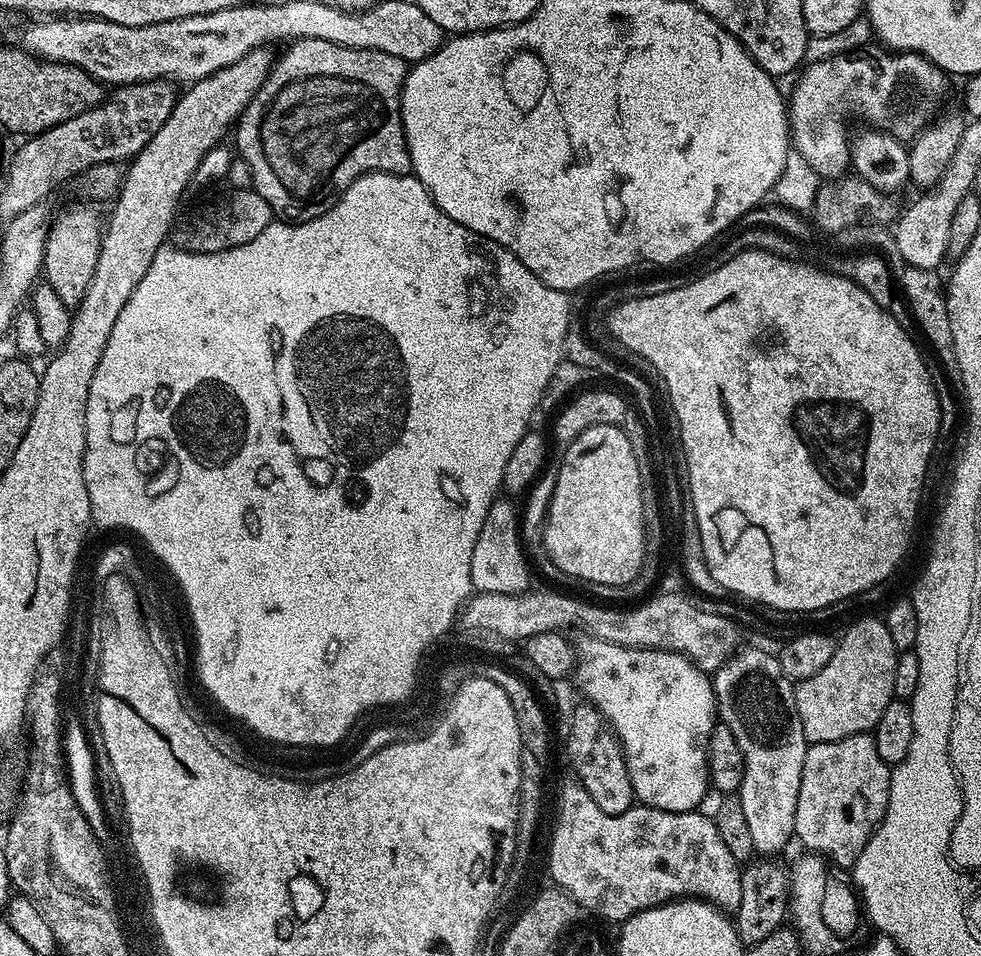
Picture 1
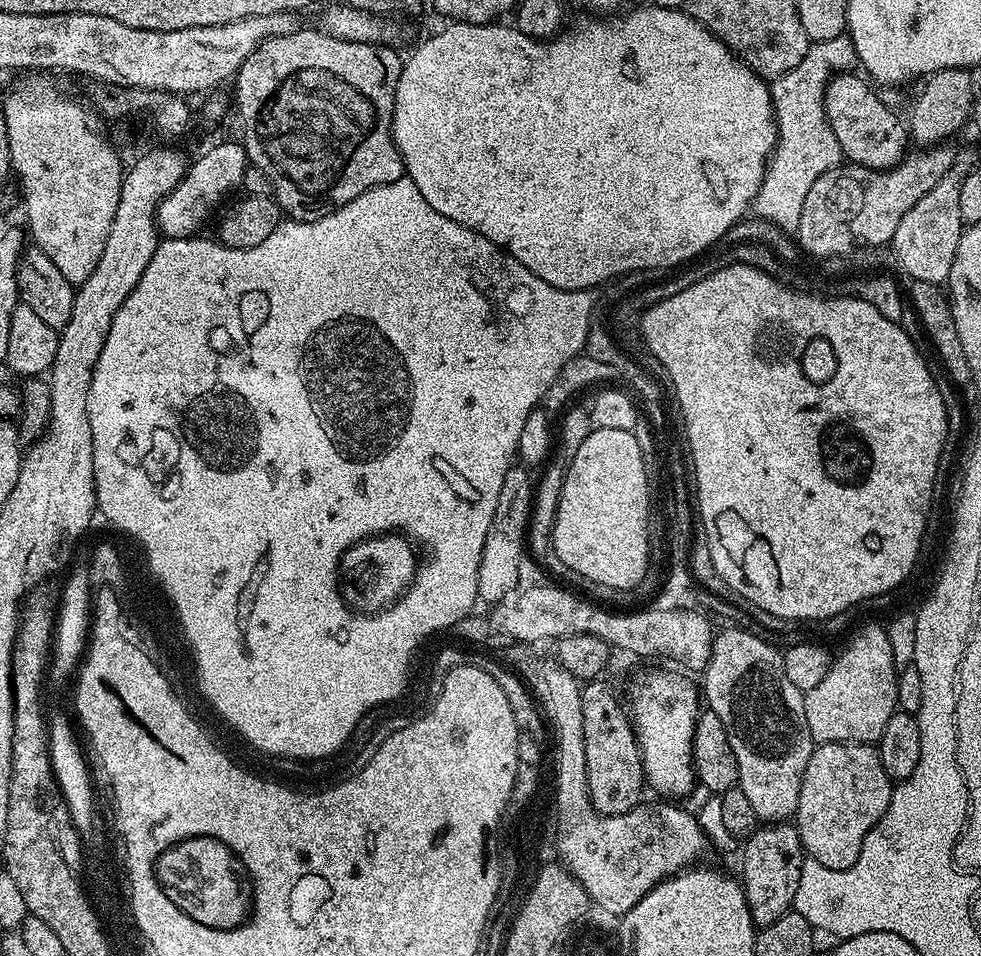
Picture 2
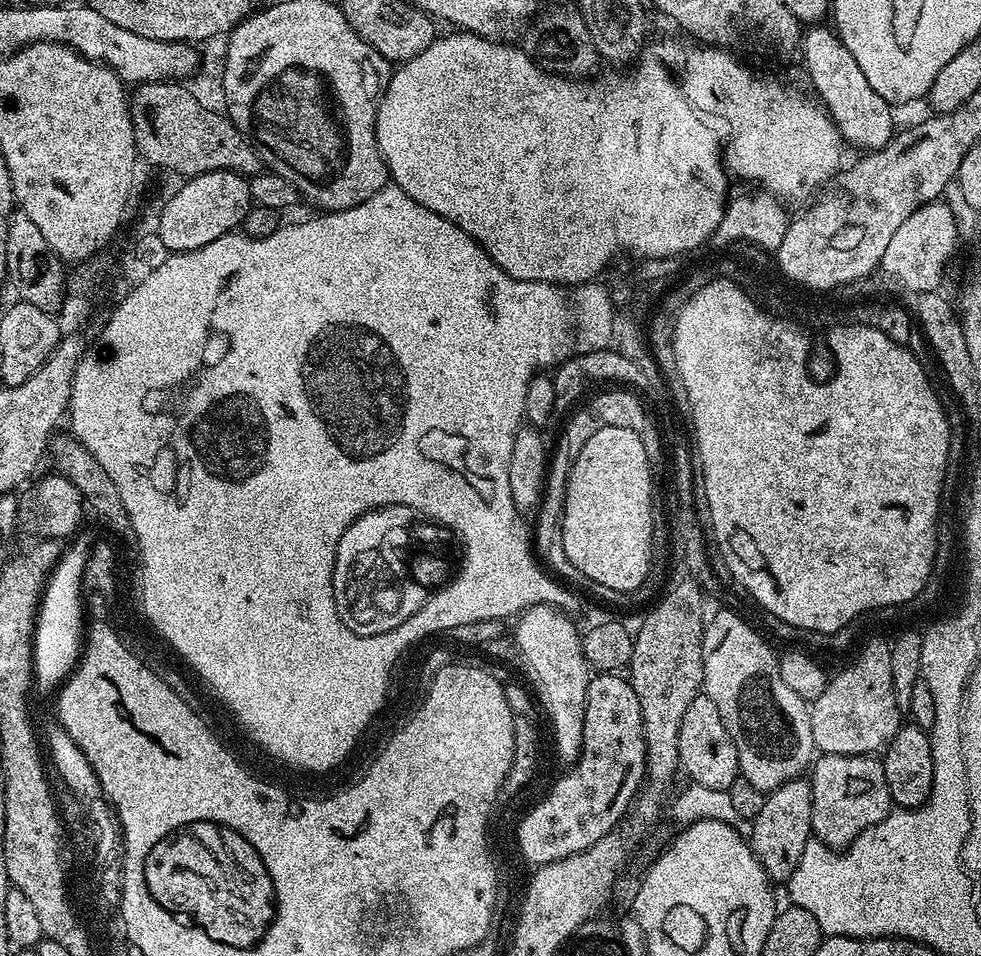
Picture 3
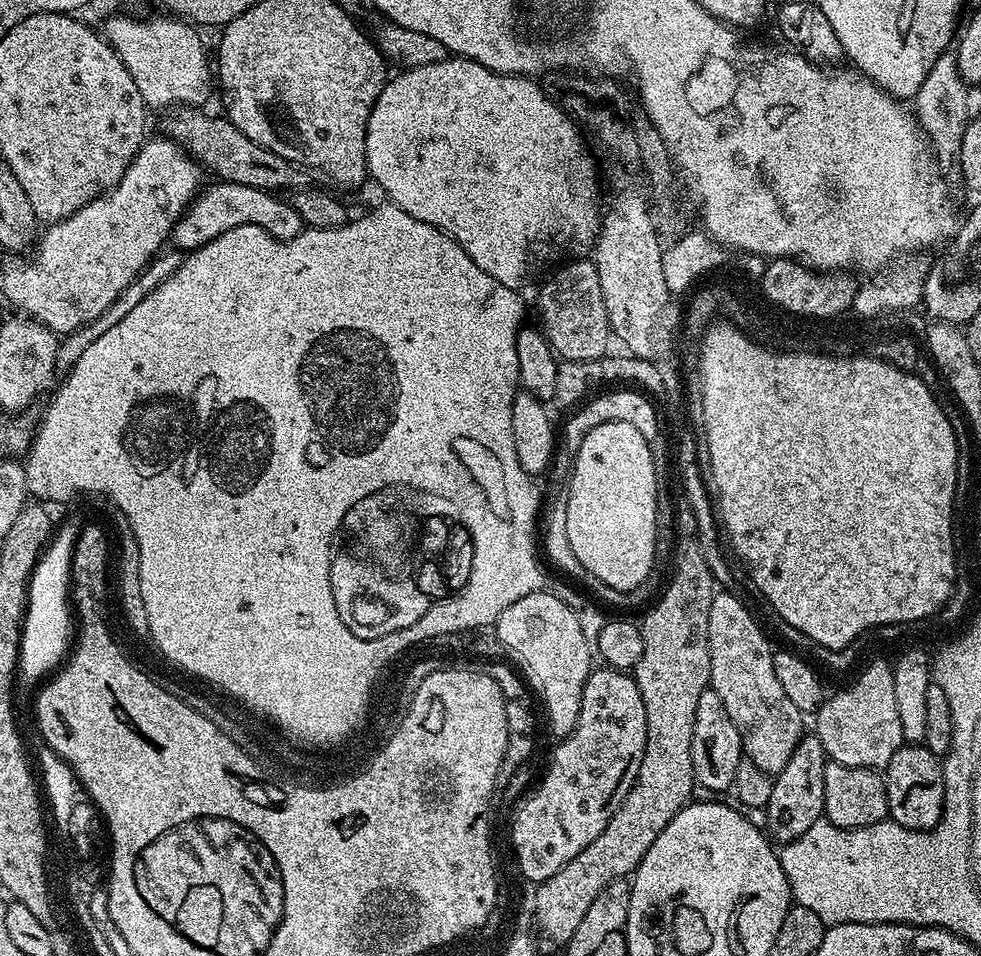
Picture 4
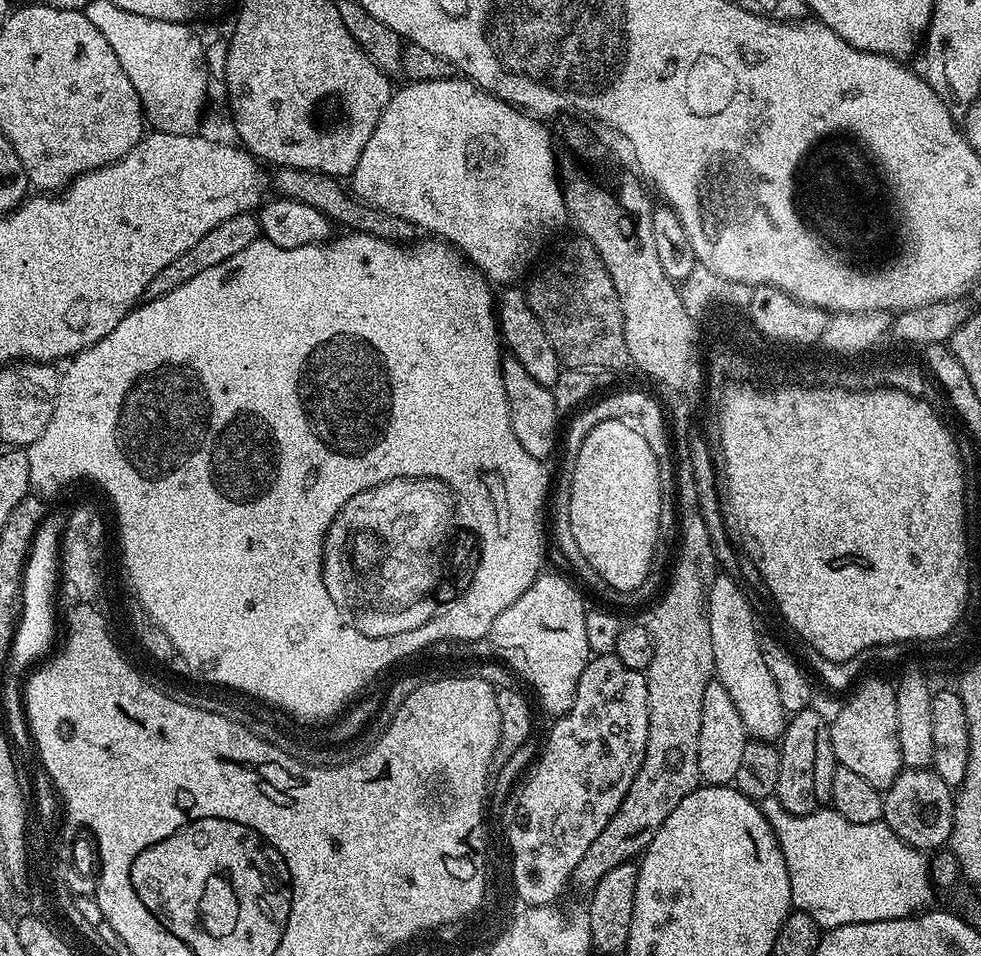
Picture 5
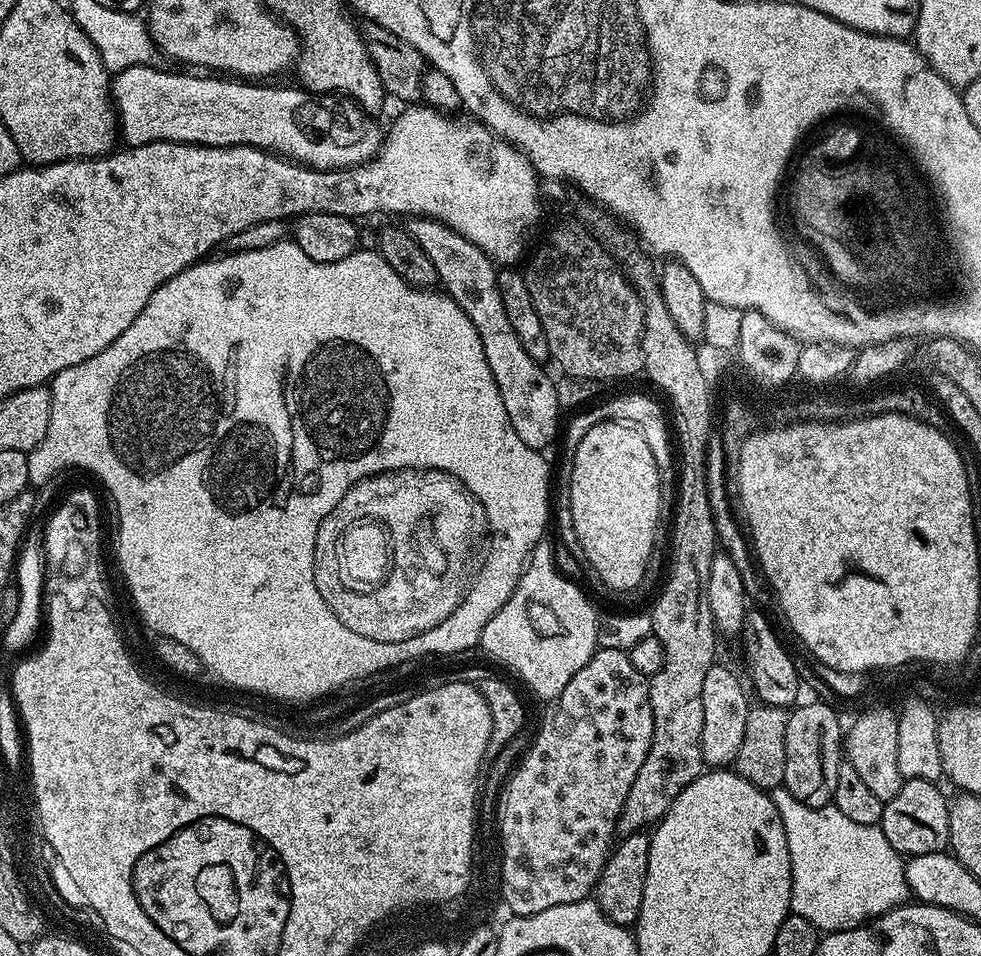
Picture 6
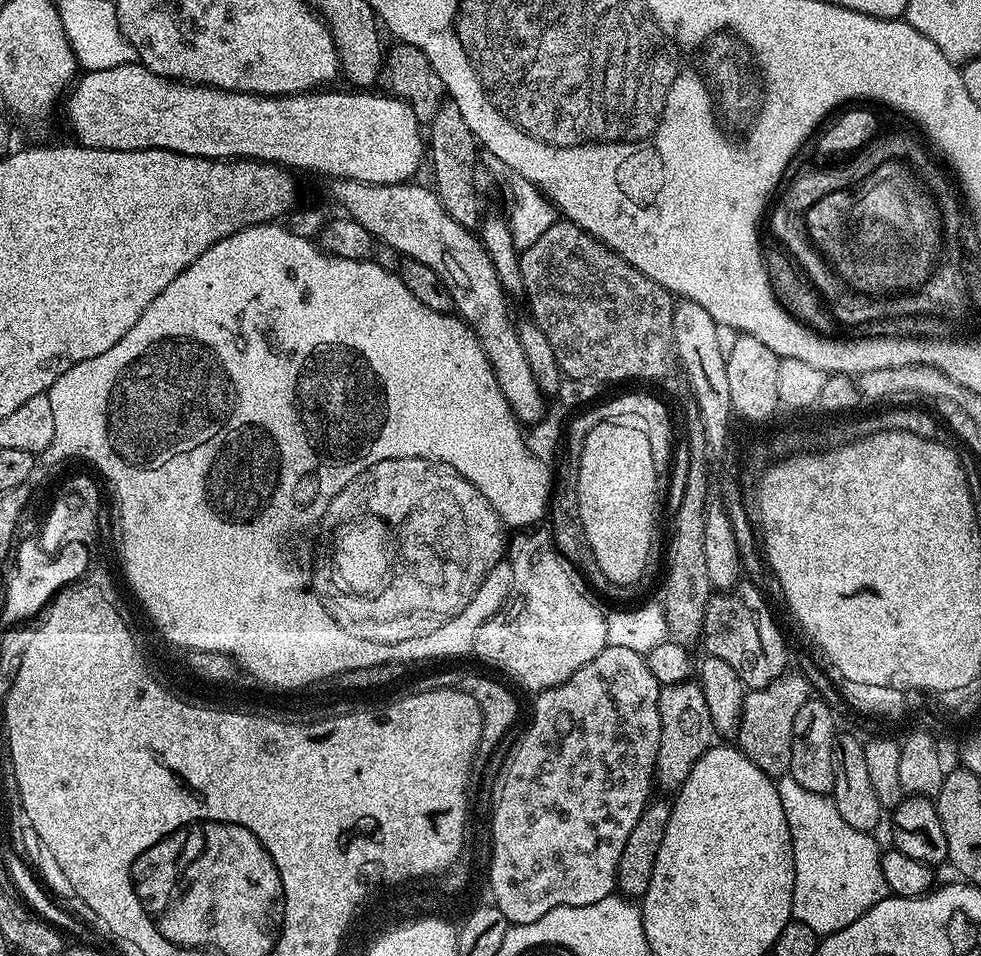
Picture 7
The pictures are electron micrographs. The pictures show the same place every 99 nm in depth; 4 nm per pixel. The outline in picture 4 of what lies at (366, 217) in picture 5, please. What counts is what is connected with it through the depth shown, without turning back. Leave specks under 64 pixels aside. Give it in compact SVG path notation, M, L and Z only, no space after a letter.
M192 106L187 110L172 110L164 120L163 135L179 144L201 169L213 172L213 177L238 186L254 186L263 192L284 194L289 190L301 189L309 183L309 173L292 164L286 158L278 158L270 150L250 142L242 130L238 130L227 118L220 120L216 116L207 116L199 107Z

